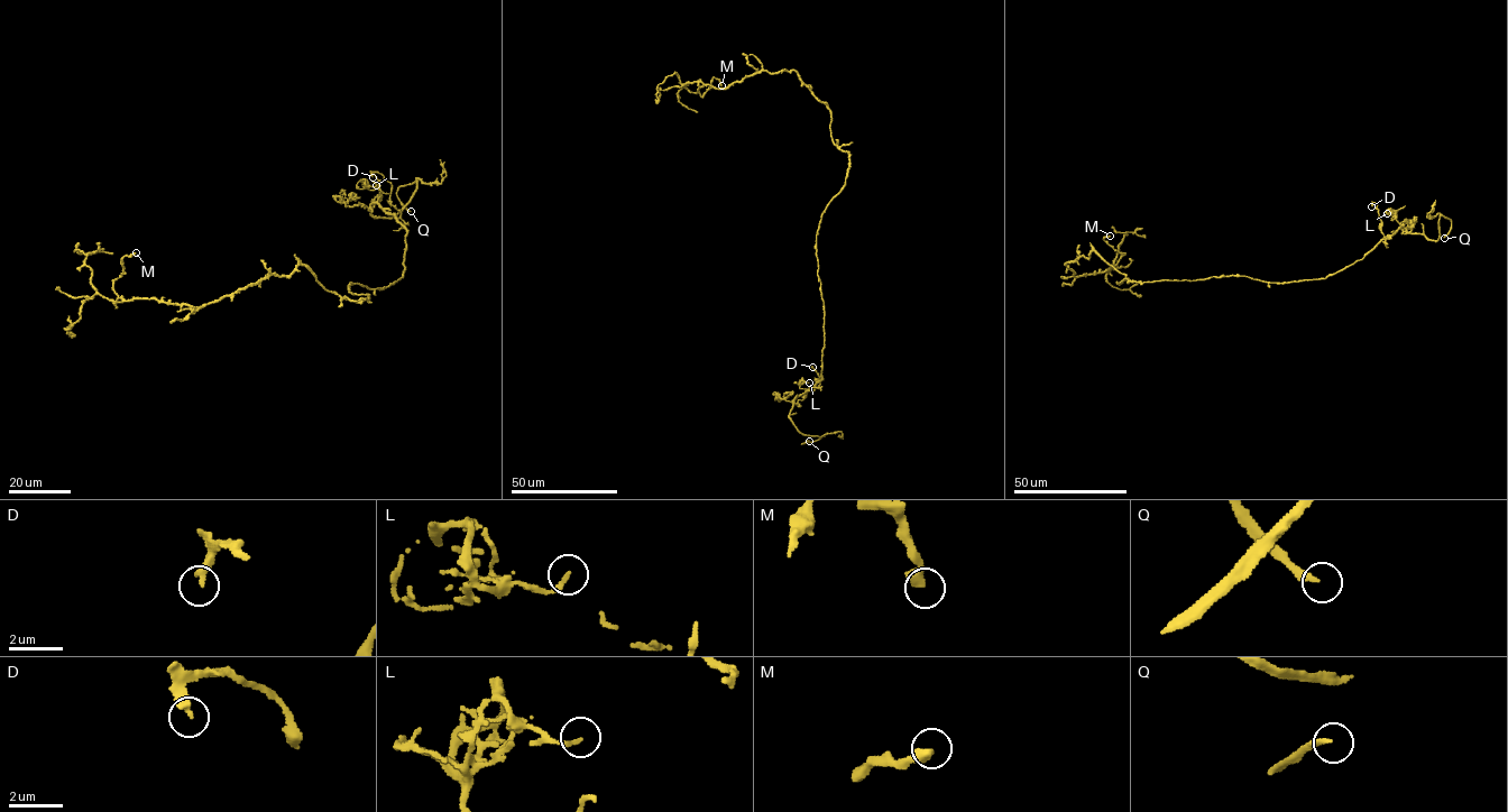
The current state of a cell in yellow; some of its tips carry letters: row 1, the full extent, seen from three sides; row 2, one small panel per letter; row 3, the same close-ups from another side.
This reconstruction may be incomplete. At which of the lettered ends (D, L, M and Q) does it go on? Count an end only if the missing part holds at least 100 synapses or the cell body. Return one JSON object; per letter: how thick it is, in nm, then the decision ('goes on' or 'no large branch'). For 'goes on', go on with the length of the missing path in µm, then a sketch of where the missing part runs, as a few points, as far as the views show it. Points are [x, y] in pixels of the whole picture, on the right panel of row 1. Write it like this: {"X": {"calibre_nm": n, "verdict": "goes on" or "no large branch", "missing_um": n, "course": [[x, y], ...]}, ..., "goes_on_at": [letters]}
{"D": {"calibre_nm": 300, "verdict": "no large branch"}, "L": {"calibre_nm": 150, "verdict": "no large branch"}, "M": {"calibre_nm": 400, "verdict": "no large branch"}, "Q": {"calibre_nm": 200, "verdict": "goes on", "missing_um": 20, "course": [[1444, 238], [1440, 241], [1460, 236], [1459, 233]]}, "goes_on_at": ["Q"]}

